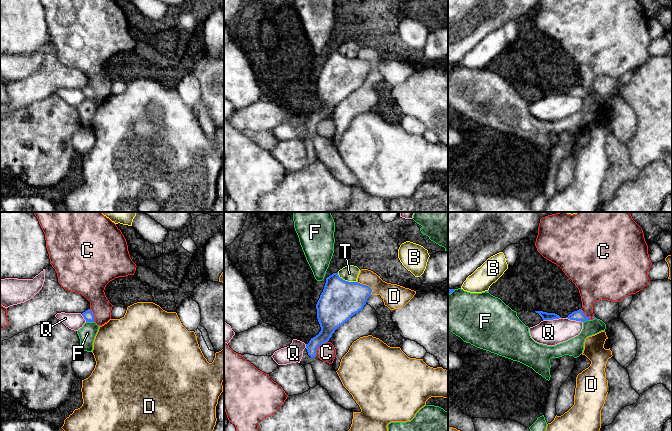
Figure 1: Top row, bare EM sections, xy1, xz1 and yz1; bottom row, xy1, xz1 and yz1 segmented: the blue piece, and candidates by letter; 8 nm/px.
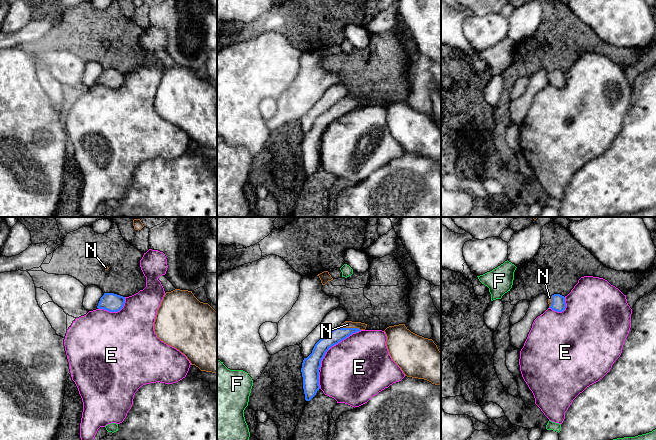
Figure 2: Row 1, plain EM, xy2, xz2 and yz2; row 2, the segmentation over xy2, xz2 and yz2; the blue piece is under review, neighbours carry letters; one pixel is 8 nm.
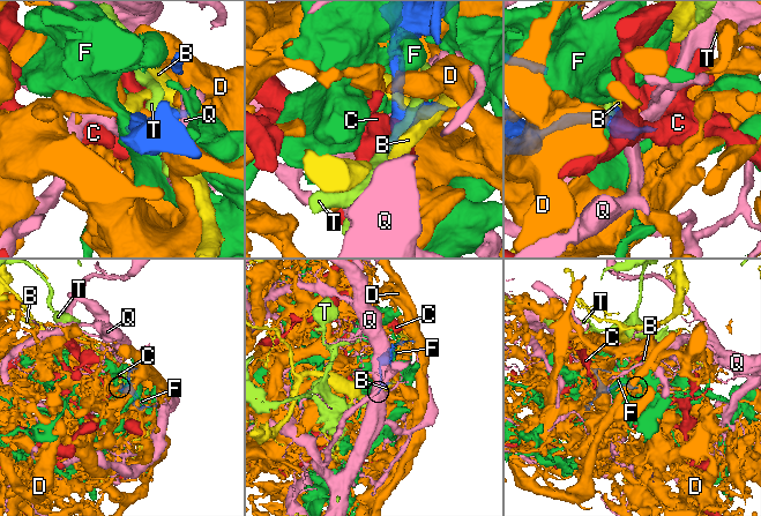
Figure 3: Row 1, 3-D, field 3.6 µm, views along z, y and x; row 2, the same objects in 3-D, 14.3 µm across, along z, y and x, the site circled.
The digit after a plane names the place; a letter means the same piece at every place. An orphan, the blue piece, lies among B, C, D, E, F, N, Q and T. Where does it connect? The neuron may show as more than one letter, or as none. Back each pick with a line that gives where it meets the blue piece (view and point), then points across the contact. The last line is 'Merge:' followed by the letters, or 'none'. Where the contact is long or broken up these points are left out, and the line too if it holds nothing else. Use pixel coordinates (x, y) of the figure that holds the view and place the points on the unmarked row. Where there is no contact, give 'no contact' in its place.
N: meets blue in xz2 at (349, 104)
Merge: N

